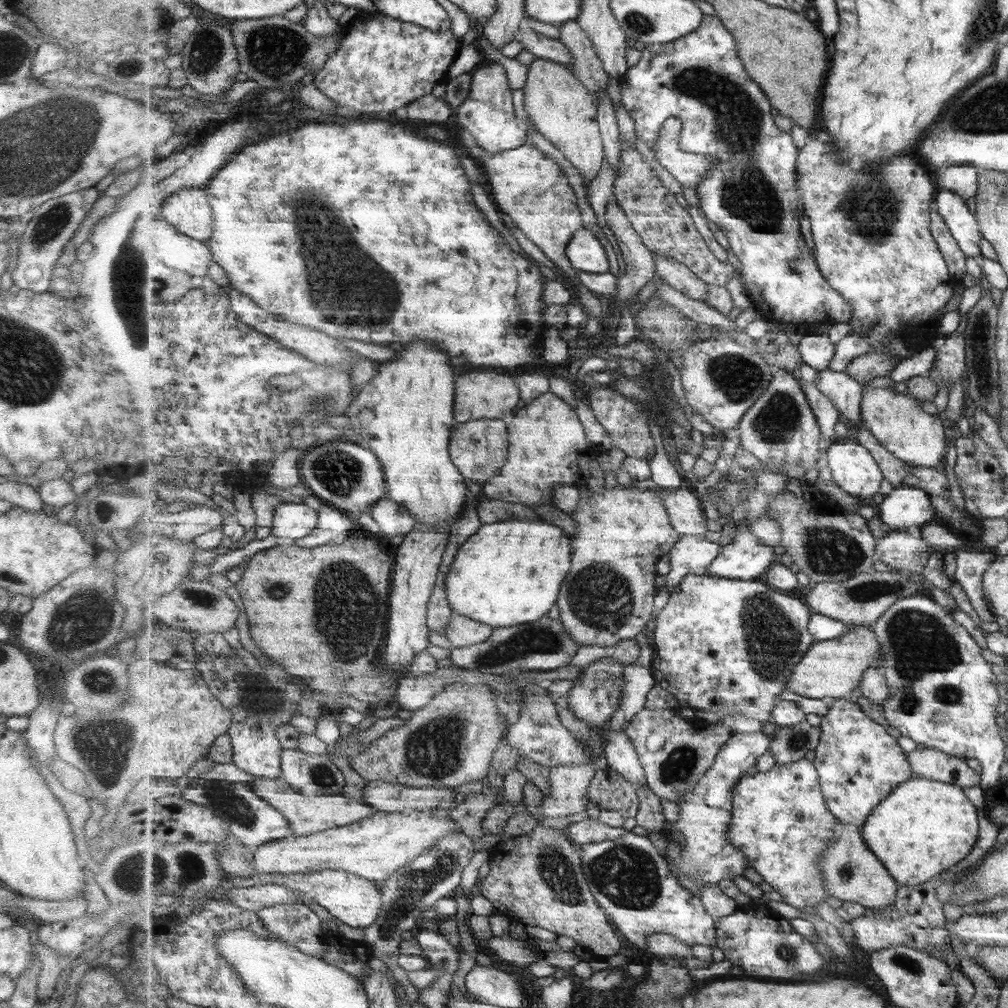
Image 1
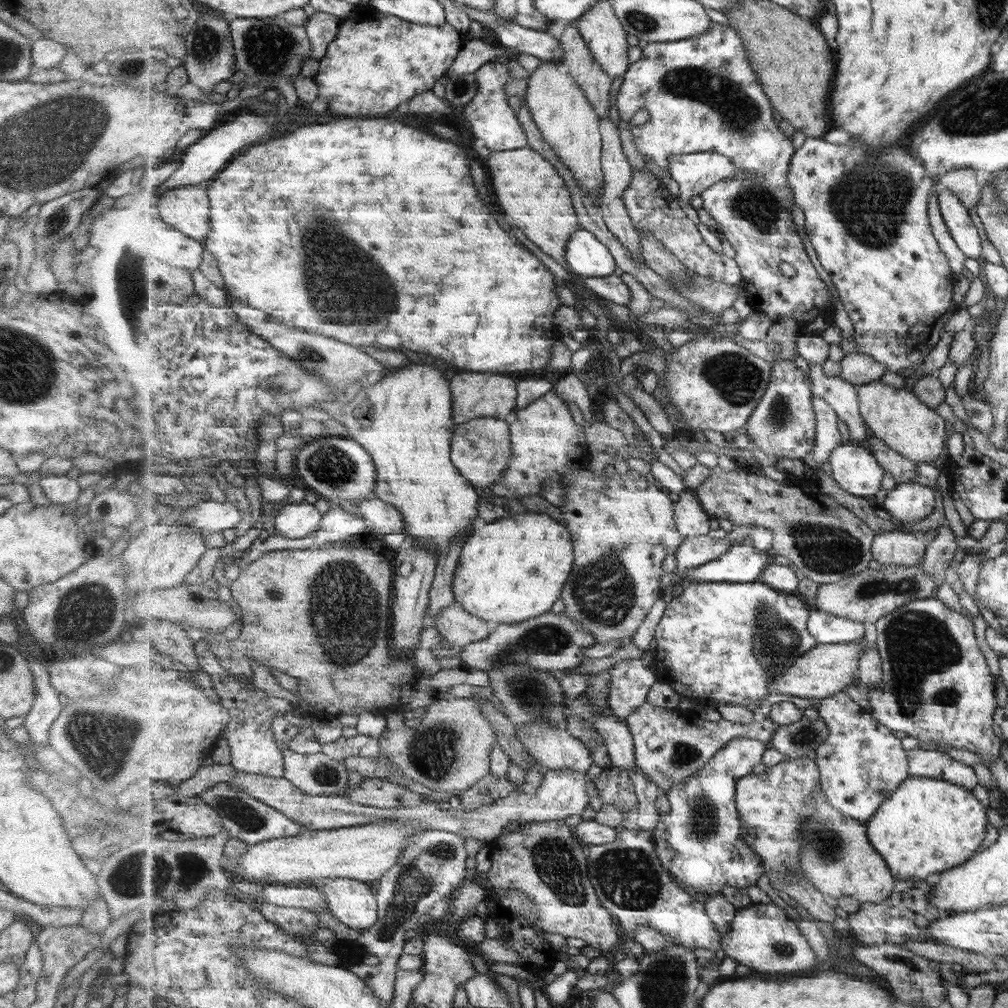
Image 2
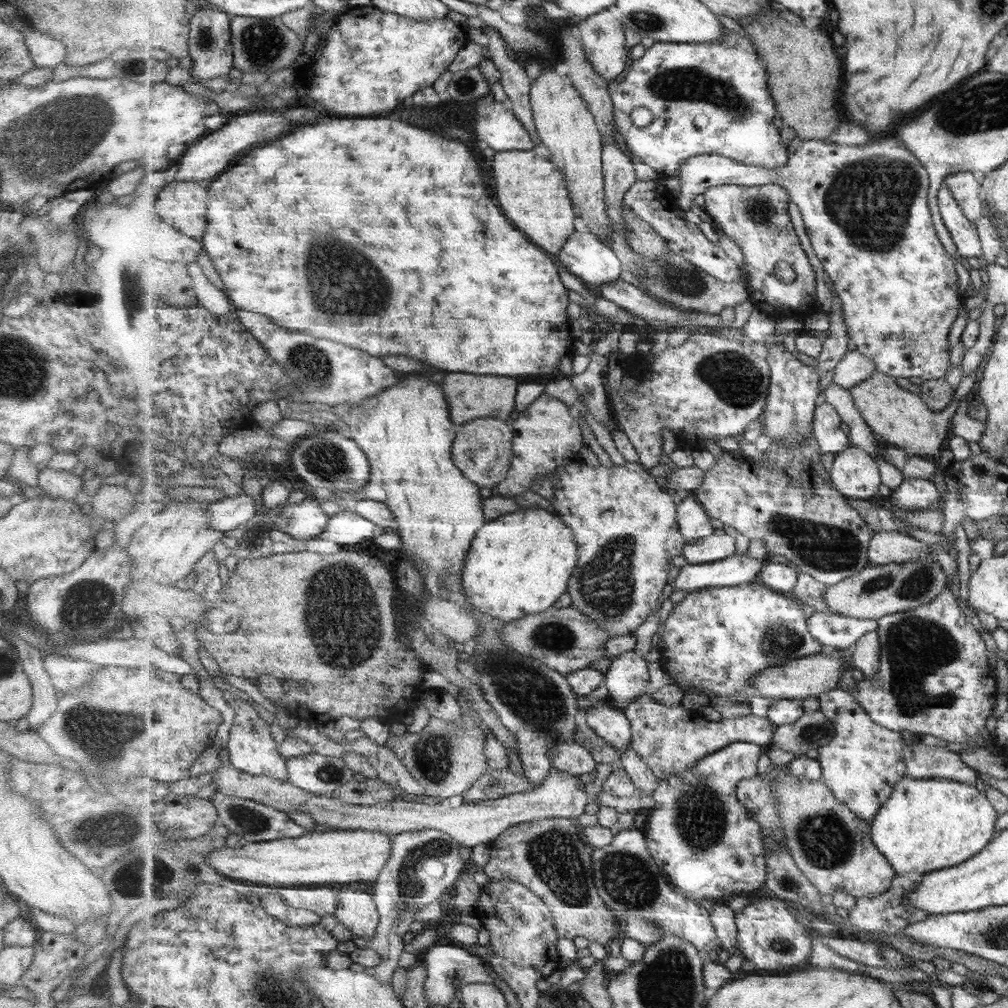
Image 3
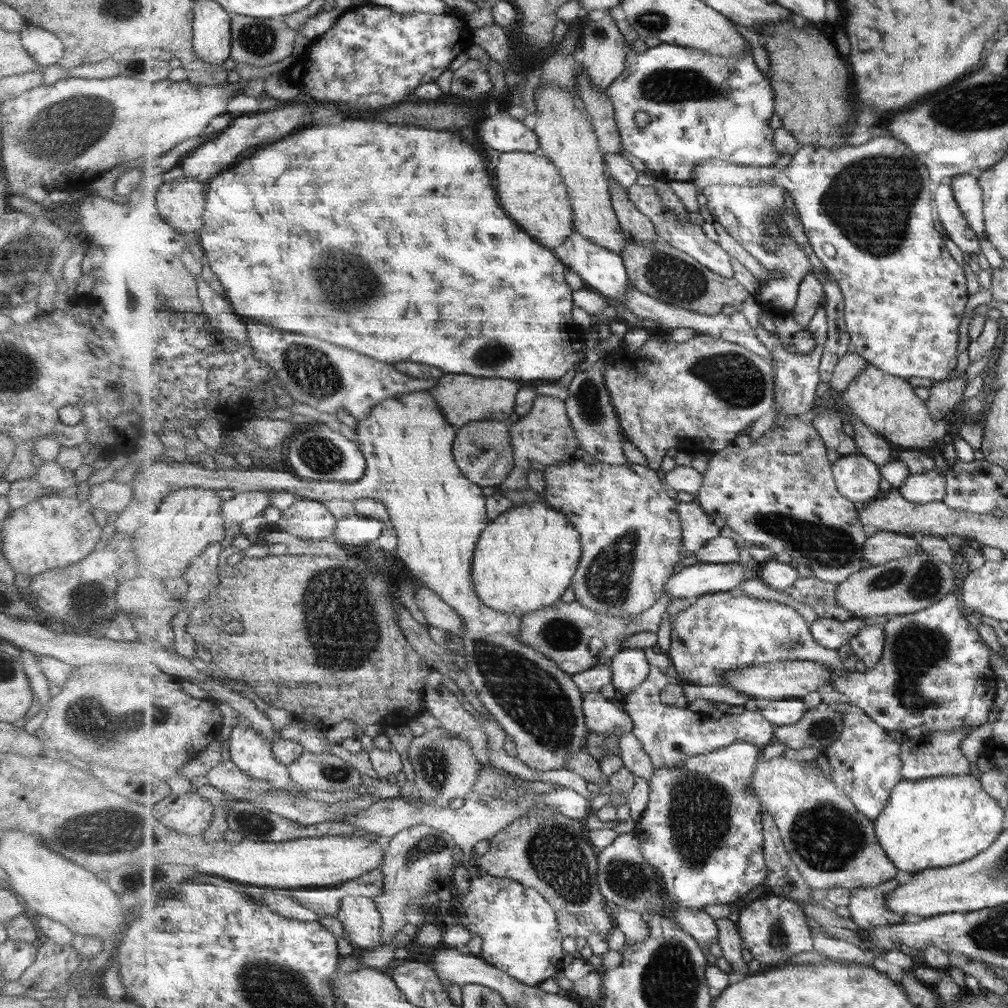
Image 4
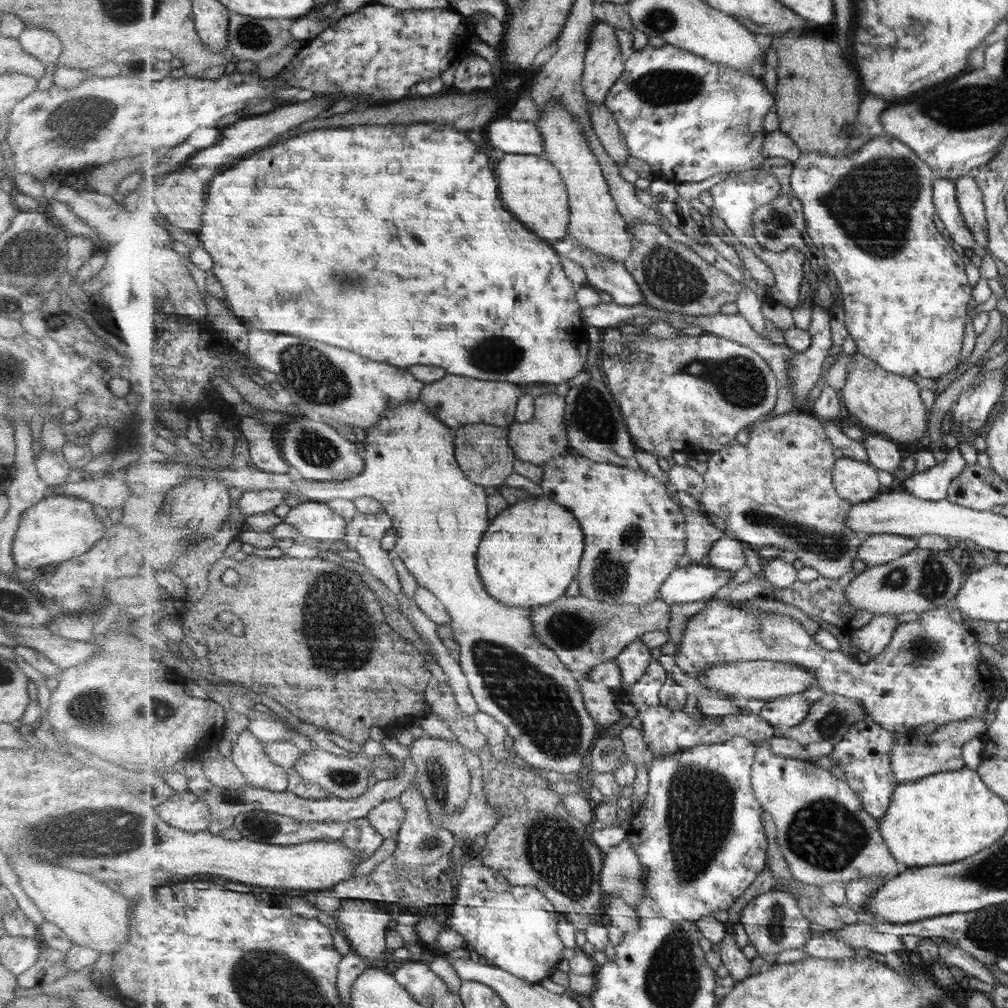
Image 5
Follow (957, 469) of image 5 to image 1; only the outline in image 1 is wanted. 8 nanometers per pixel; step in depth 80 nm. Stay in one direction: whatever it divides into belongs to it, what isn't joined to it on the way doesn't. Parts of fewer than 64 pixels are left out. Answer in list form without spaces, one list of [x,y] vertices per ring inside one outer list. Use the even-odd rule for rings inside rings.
[[[915,487],[894,488],[879,505],[879,520],[892,531],[923,527],[936,518],[932,497]]]

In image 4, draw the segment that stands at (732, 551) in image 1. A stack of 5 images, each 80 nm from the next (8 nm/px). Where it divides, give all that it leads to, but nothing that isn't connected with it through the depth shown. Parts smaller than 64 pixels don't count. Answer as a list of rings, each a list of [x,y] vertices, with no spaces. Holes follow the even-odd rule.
[[[699,562],[688,565],[668,580],[665,593],[669,593],[672,598],[685,597],[693,601],[696,600],[699,595],[705,596],[705,594],[709,593],[737,590],[739,584],[745,582],[745,570],[747,570],[747,567],[739,564],[739,562],[729,564]]]

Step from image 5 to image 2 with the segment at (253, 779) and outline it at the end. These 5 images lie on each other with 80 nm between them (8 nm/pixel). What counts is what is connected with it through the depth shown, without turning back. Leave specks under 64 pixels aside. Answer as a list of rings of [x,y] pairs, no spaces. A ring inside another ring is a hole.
[[[199,639],[196,643],[196,653],[199,657],[200,667],[210,675],[213,681],[213,689],[220,698],[220,703],[225,705],[232,714],[232,722],[223,732],[223,737],[229,741],[232,752],[232,765],[239,771],[253,775],[263,775],[271,778],[283,778],[286,768],[284,763],[284,751],[279,748],[271,726],[273,718],[287,712],[294,712],[294,705],[289,700],[267,695],[263,690],[255,688],[251,678],[230,673],[221,659],[210,647],[209,639]]]

